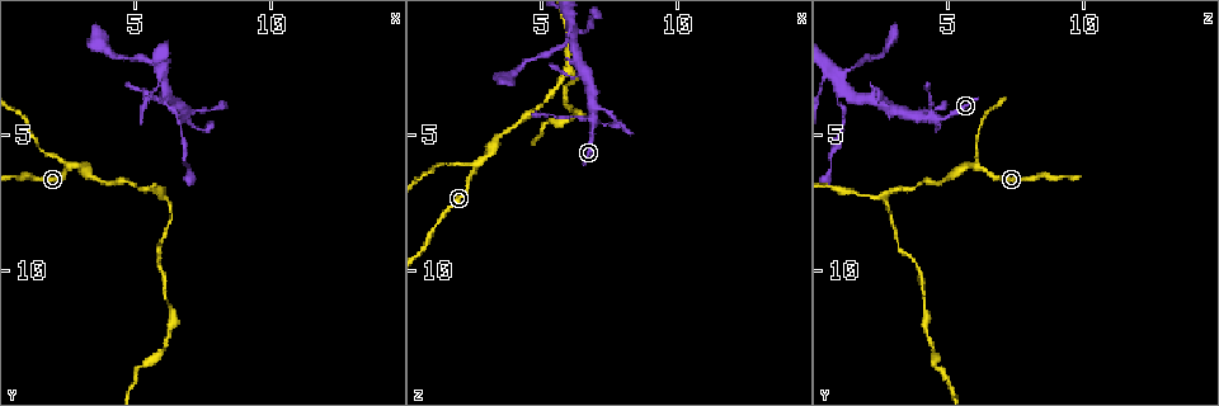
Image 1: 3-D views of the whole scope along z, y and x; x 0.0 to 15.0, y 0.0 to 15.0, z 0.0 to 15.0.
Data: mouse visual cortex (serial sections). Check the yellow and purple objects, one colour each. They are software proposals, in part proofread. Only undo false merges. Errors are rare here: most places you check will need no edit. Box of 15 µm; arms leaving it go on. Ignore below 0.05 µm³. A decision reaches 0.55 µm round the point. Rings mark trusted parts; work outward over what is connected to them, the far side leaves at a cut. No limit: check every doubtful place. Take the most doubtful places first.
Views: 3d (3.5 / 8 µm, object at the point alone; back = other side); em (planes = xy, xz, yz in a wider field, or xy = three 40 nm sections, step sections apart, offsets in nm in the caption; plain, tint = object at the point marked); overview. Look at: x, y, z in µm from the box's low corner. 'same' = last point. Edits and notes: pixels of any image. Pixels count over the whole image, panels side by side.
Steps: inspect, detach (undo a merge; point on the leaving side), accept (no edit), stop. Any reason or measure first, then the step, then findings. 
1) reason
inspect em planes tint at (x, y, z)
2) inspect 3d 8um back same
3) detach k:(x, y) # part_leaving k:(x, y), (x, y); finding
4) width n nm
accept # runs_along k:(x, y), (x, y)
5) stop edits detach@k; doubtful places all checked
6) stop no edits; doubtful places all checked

abrupt turn
inspect 3d 3.5um back at (6.0, 3.7, 0.9)

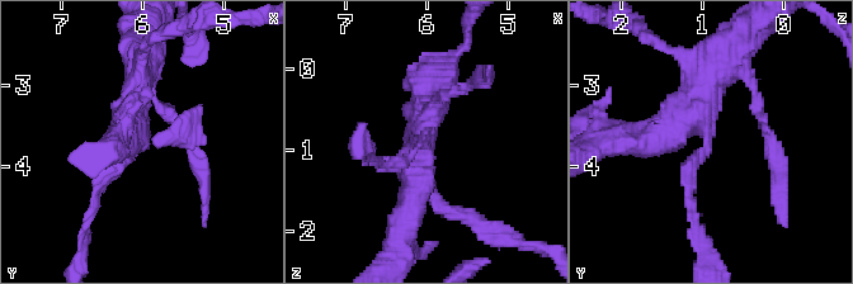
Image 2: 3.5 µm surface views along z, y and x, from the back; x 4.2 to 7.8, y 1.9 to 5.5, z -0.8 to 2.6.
inspect em xy step 1 tint at (6.05, 3.70, 0.95)

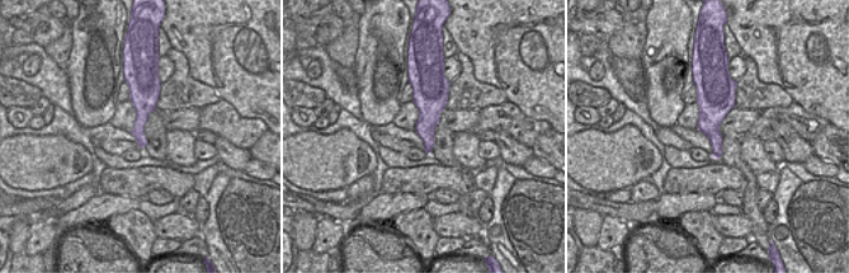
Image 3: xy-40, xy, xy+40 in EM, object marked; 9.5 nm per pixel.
inspect em xy step 2 tint same

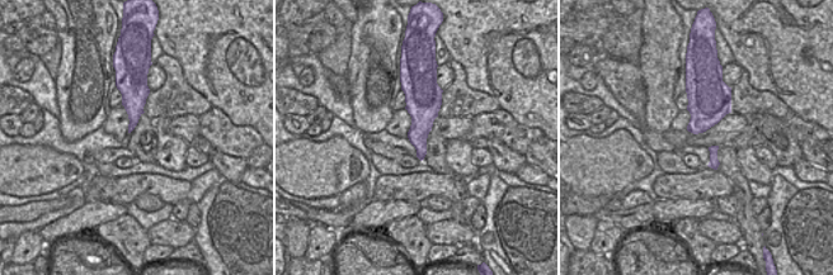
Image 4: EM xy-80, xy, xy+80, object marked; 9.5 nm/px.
width 240 nm
accept # runs_along 2:(651, 140), (691, 112), (707, 132), (691, 209); all the same cell

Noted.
a fork
inspect 3d 3.5um at (2.5, 6.2, 6.1)

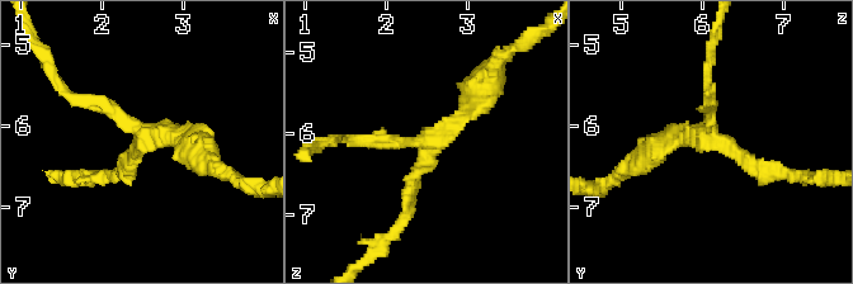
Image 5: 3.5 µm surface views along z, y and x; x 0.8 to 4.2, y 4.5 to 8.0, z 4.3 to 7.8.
arms 3; arm_widths 150, 200, 200 nm; now the EM
inspect em xy step 3 tint at (2.50, 6.10, 6.10)

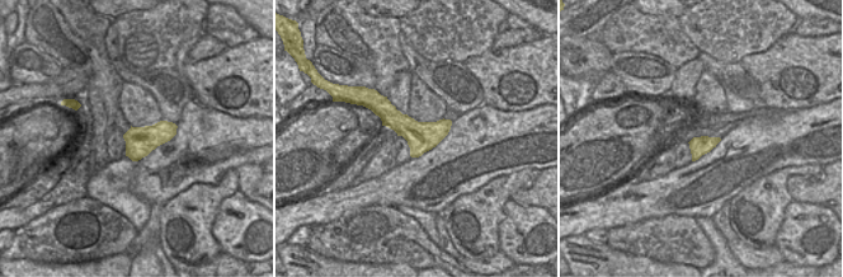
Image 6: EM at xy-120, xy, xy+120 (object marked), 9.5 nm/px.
accept # runs_along 6:(372, 104), (410, 130), (447, 126); continuous, no second cell

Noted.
inspect 3d 8um back at (5.9, 7.0, 2.8)

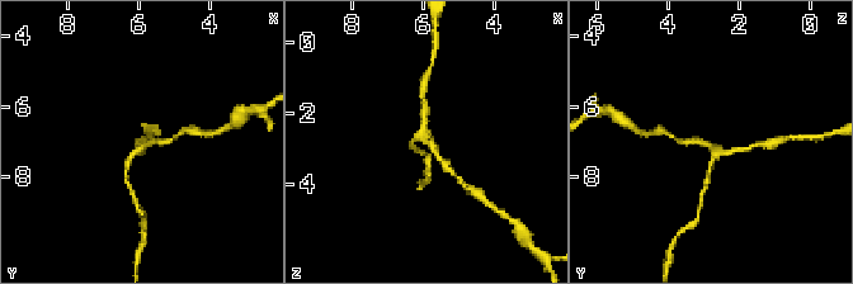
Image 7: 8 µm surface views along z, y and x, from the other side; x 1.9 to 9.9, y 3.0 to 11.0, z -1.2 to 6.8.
closer look
inspect 3d 3.5um at (5.9, 7.0, 2.9)

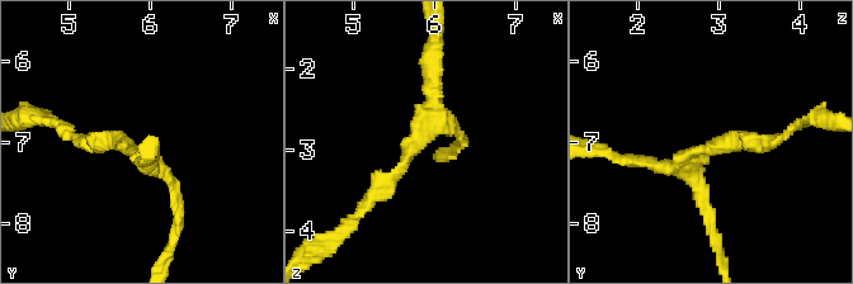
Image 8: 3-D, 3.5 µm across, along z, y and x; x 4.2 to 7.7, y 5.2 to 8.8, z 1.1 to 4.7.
arm_widths 150, 200, 200 nm
accept # runs_along 8:(85, 145), (136, 148), (168, 175), (179, 211); continuous, no second cell

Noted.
a narrow waist
inspect 3d 8um at (6.0, 3.0, 1.0)

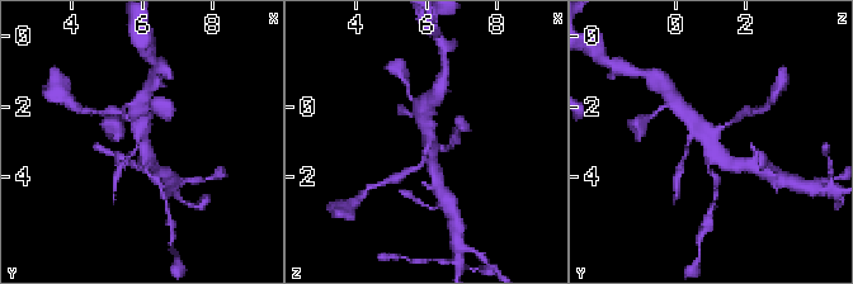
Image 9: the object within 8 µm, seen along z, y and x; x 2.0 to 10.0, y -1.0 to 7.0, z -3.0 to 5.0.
shape alone is not enough
inspect em xy step 2 tint at (6.1, 2.9, 1.0)

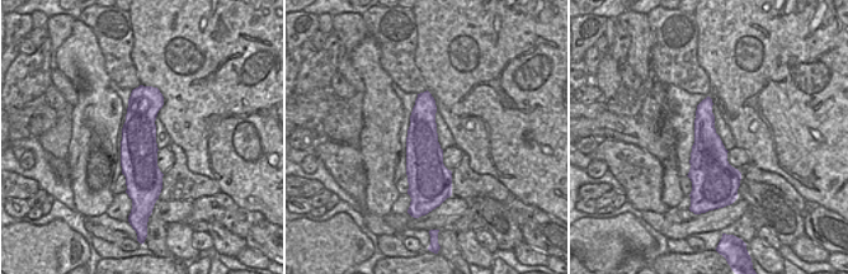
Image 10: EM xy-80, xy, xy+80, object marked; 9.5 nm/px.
accept # runs_along 10:(149, 89), (139, 131), (139, 193); one cell here

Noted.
stop no edits; doubtful places all checked

